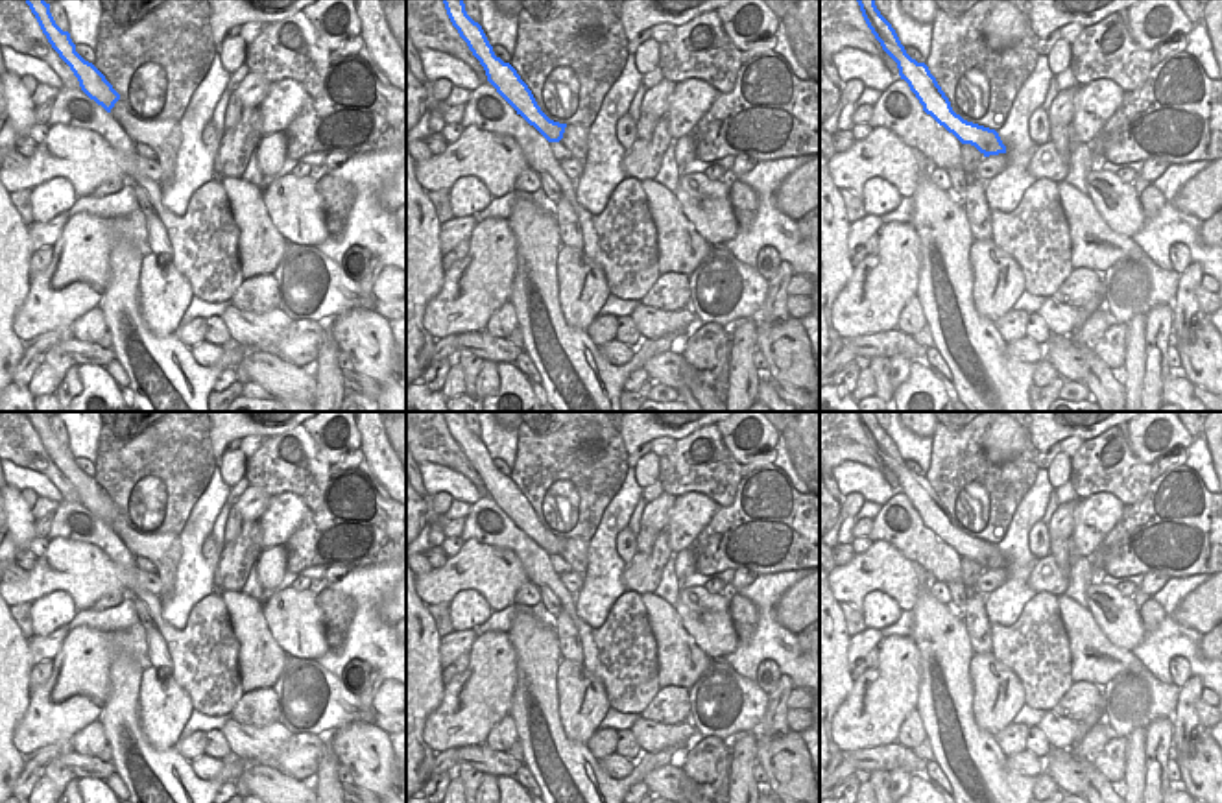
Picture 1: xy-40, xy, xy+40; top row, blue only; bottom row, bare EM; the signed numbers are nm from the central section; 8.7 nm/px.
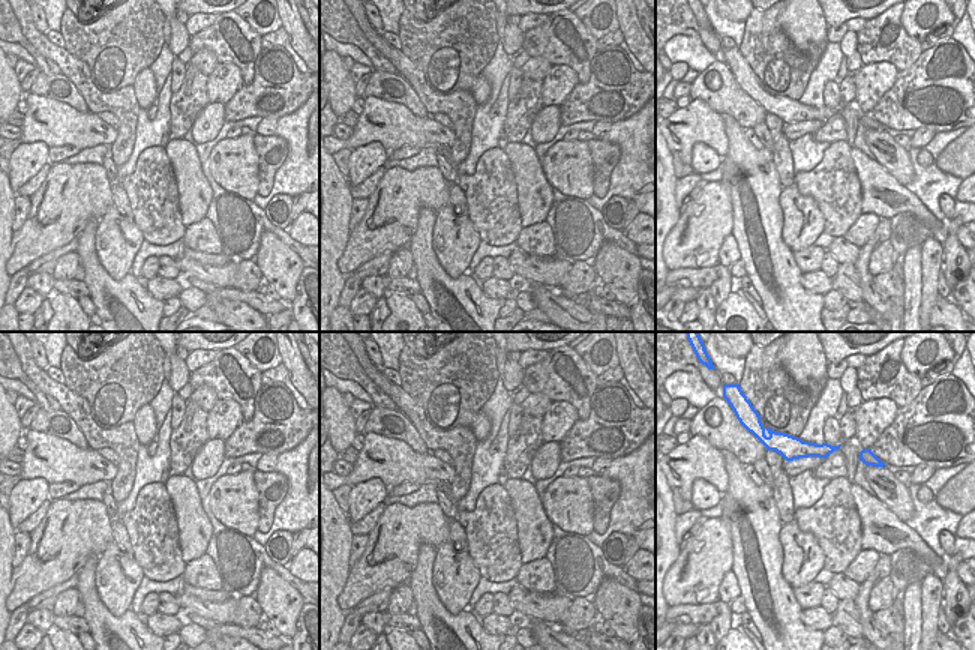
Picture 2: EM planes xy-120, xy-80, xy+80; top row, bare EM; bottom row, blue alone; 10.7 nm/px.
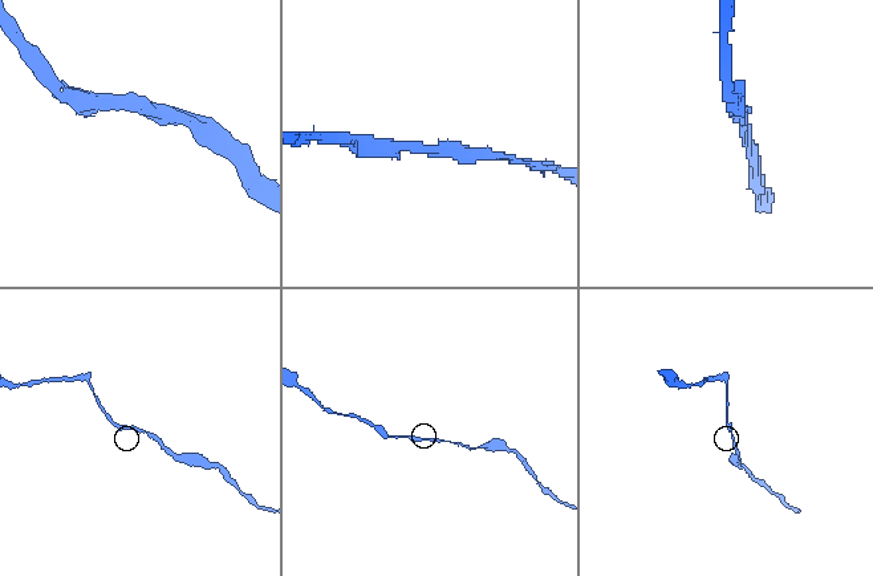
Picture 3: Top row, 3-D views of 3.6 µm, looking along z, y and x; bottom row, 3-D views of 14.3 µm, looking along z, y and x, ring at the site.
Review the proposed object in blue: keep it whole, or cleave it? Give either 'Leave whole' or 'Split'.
Leave whole.

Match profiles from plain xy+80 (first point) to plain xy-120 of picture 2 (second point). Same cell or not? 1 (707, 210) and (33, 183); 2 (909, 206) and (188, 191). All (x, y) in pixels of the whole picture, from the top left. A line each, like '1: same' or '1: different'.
1: different
2: same

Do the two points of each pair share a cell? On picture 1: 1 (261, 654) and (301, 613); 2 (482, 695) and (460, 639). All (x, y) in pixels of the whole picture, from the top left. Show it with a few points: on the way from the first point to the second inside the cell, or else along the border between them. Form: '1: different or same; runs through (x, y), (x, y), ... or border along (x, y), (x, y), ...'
1: different; border along (261, 606), (270, 635), (287, 654)
2: different; border along (479, 635), (467, 652)

